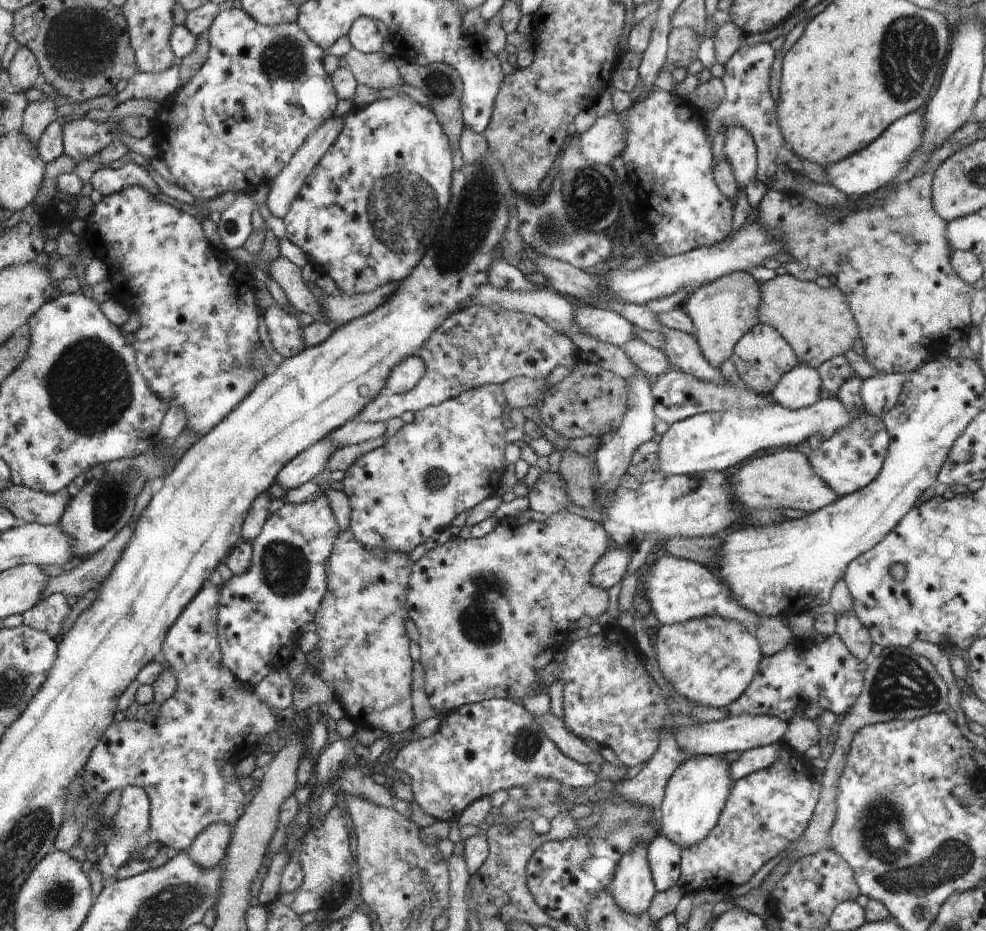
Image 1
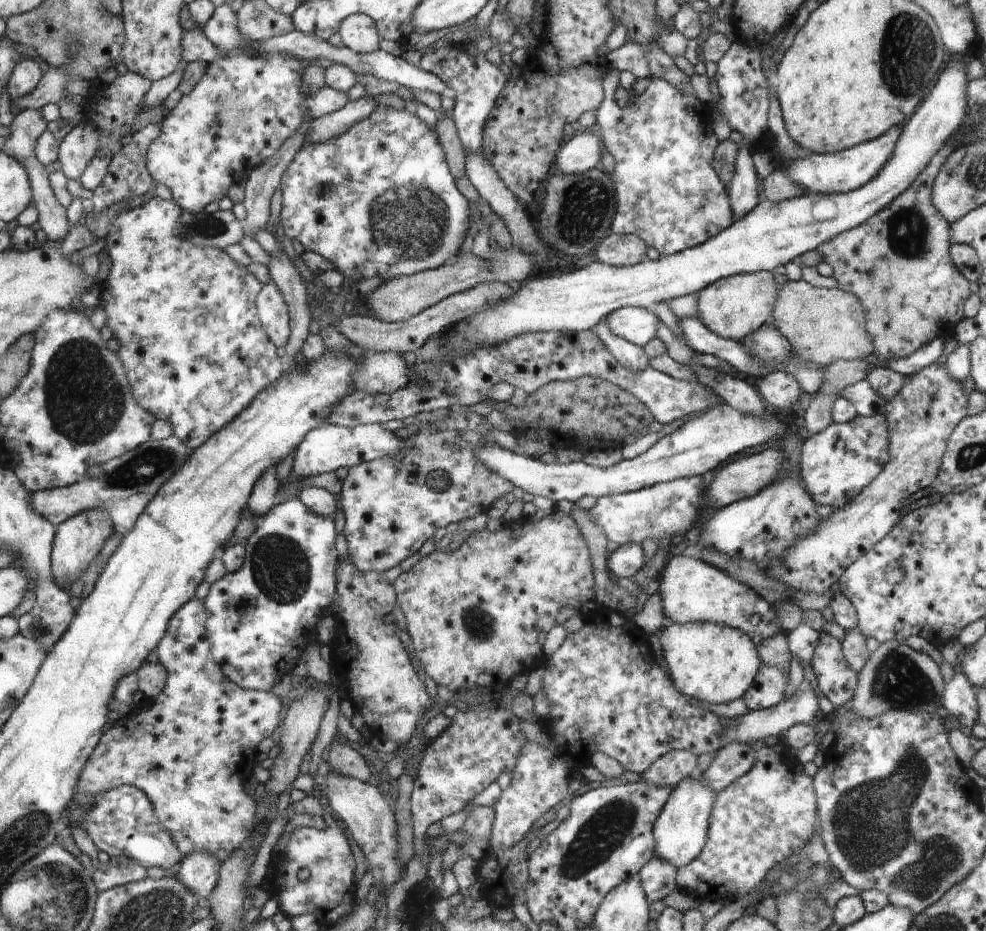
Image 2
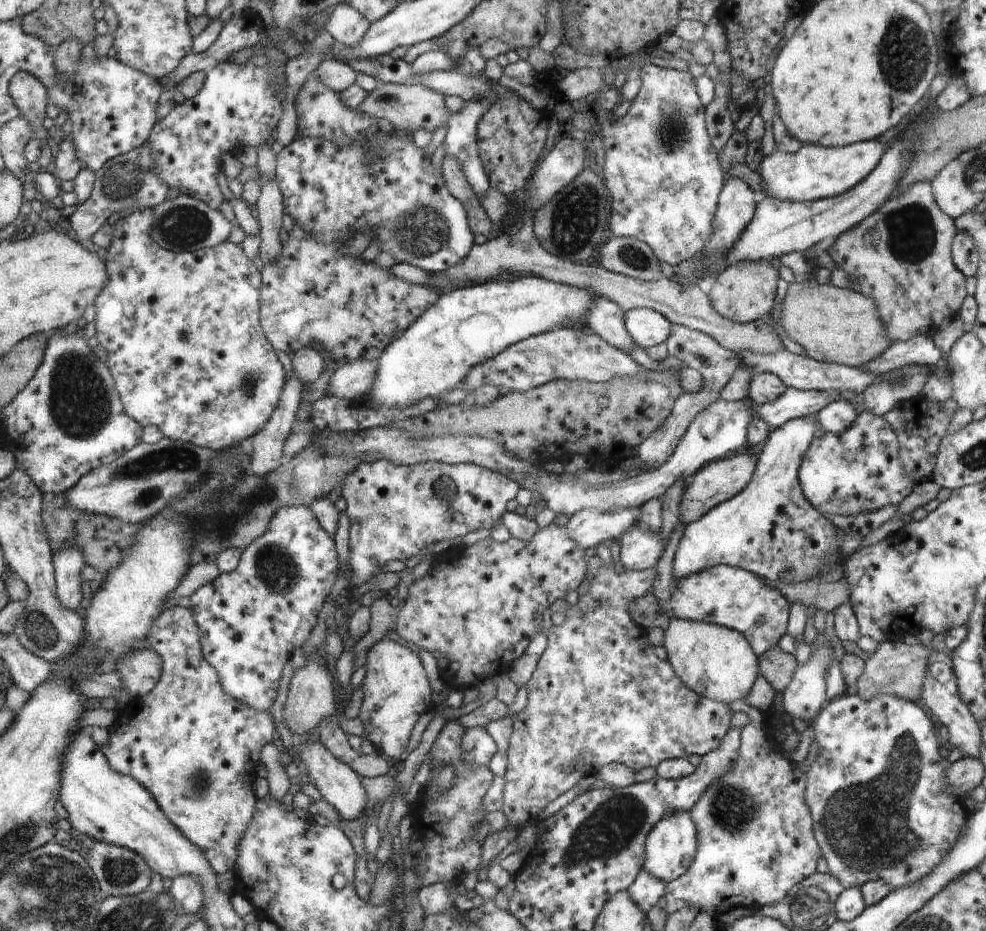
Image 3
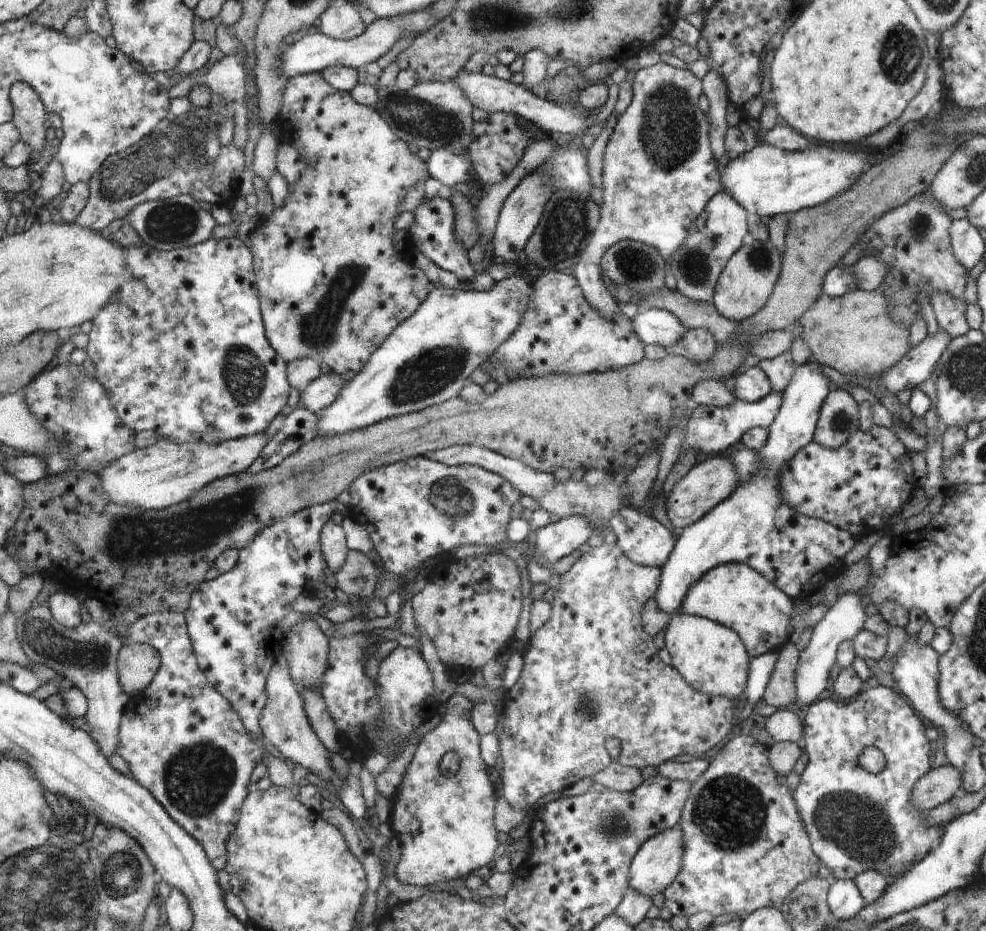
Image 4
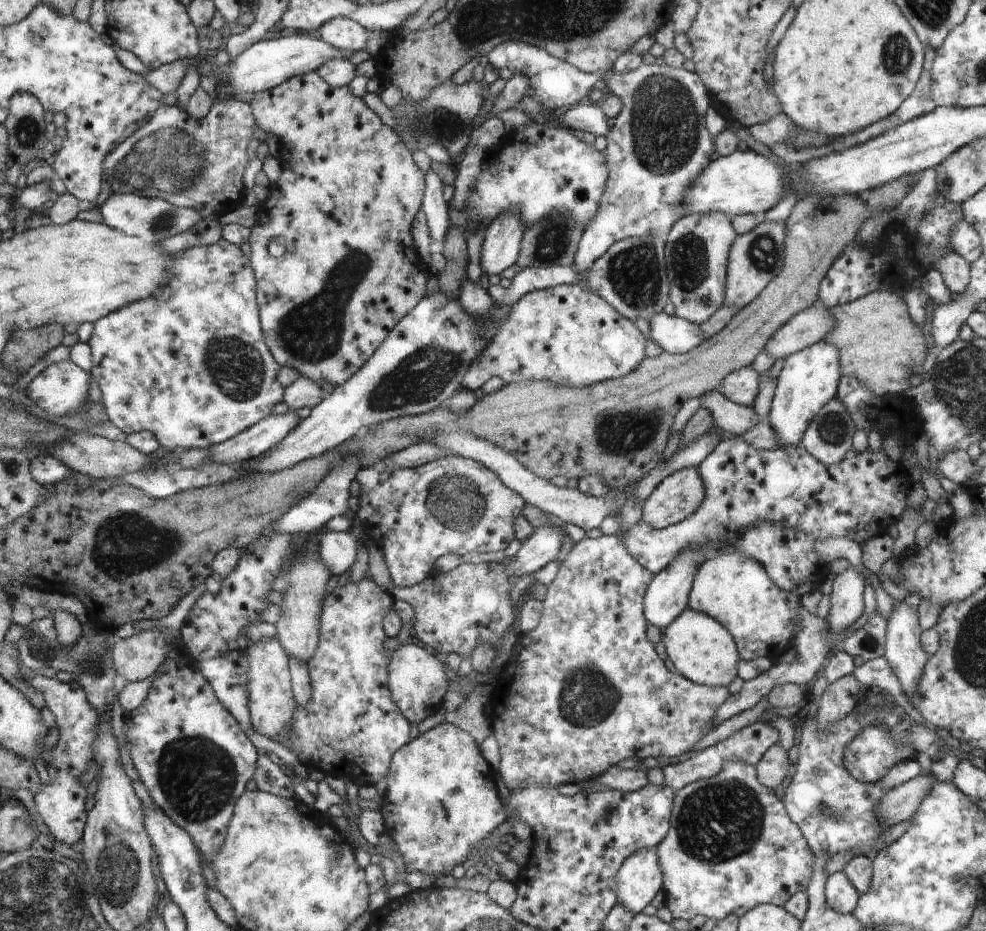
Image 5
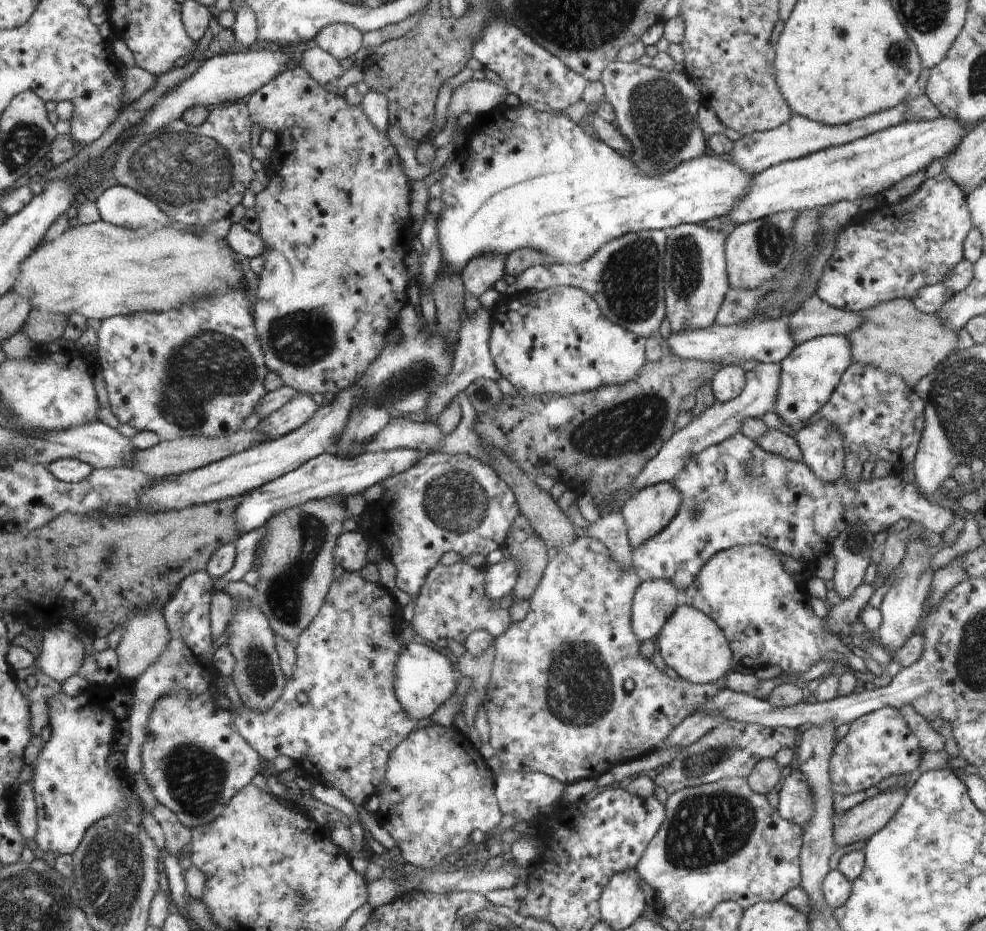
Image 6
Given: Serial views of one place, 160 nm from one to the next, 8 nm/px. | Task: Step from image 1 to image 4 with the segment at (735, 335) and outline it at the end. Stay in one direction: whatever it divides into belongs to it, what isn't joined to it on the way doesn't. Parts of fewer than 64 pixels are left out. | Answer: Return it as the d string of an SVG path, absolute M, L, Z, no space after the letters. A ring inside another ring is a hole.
M750 240L746 246L741 246L733 254L729 264L722 272L713 294L712 303L715 309L728 320L739 321L749 319L760 309L764 308L773 294L778 280L780 280L780 254L776 252L773 242ZM750 244L752 252L750 252Z

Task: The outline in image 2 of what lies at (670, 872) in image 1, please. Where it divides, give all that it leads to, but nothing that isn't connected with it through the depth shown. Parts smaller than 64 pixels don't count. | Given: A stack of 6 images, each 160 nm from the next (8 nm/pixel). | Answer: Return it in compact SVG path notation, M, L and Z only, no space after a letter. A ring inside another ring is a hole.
M654 854L654 858L638 873L650 903L662 901L676 888L675 875L675 866Z

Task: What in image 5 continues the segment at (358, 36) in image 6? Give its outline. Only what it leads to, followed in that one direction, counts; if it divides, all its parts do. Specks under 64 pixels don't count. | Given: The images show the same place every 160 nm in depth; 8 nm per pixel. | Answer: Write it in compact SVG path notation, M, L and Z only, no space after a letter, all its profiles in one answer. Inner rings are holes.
M336 17L321 26L320 36L335 49L358 52L366 46L371 34L353 18Z

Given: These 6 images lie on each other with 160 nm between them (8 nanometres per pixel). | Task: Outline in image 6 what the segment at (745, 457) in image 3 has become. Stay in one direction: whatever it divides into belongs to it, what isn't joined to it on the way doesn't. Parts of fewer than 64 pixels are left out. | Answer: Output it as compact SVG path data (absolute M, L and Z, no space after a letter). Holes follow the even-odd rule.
M673 482L650 485L630 497L619 512L623 514L632 548L668 528L681 502L681 491Z

